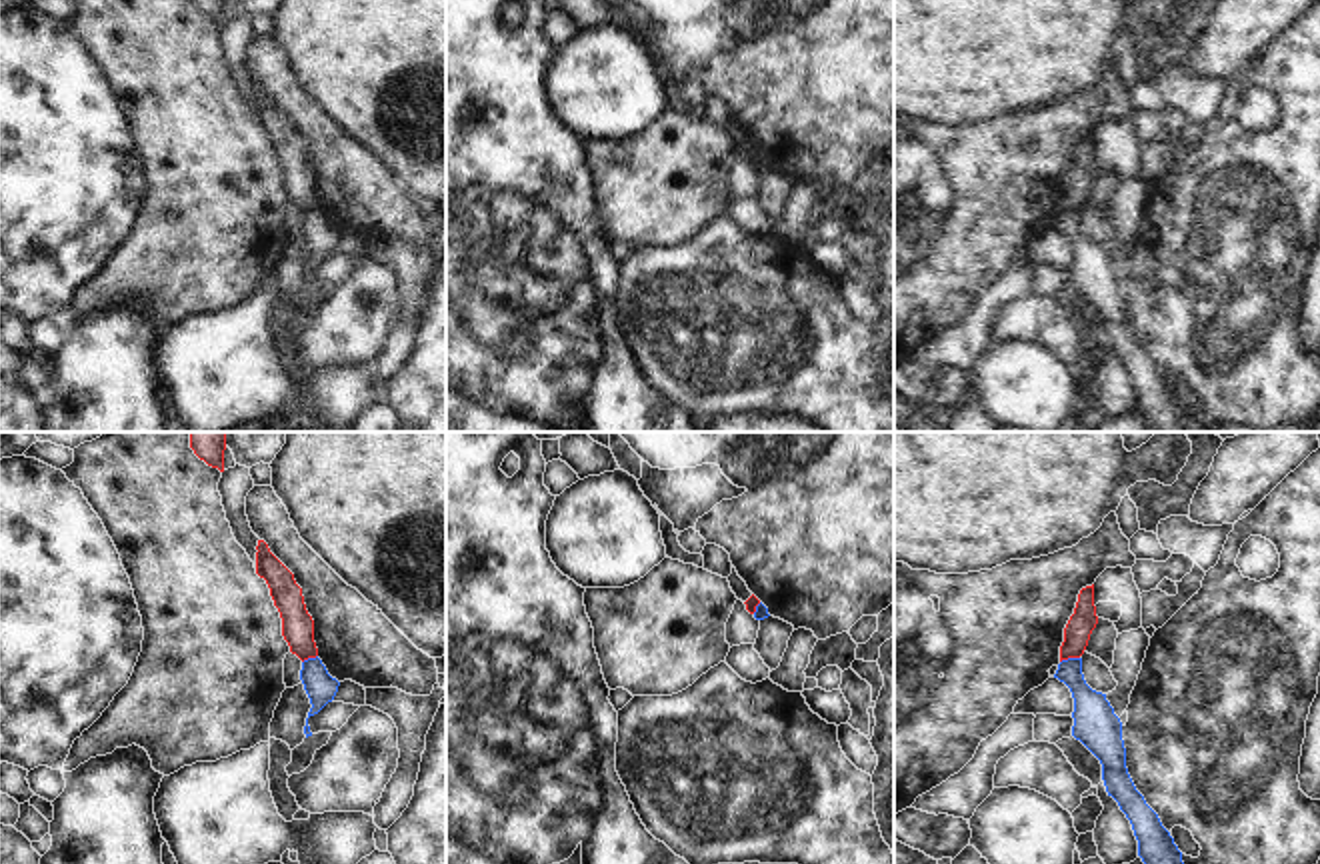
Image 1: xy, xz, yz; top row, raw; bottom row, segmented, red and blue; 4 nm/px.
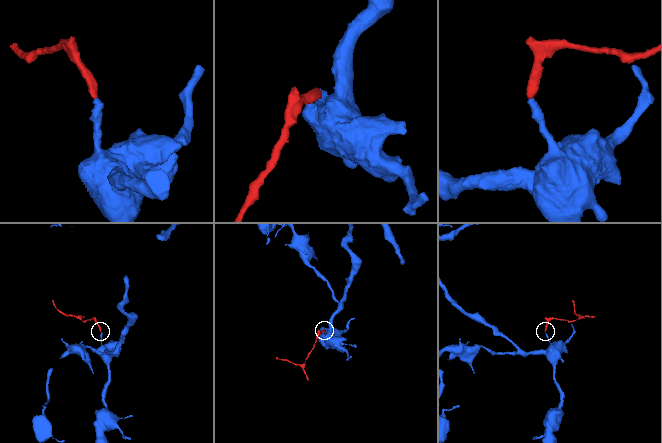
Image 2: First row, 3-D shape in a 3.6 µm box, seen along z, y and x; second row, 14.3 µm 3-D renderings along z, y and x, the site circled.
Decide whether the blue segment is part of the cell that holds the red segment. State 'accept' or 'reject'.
reject

